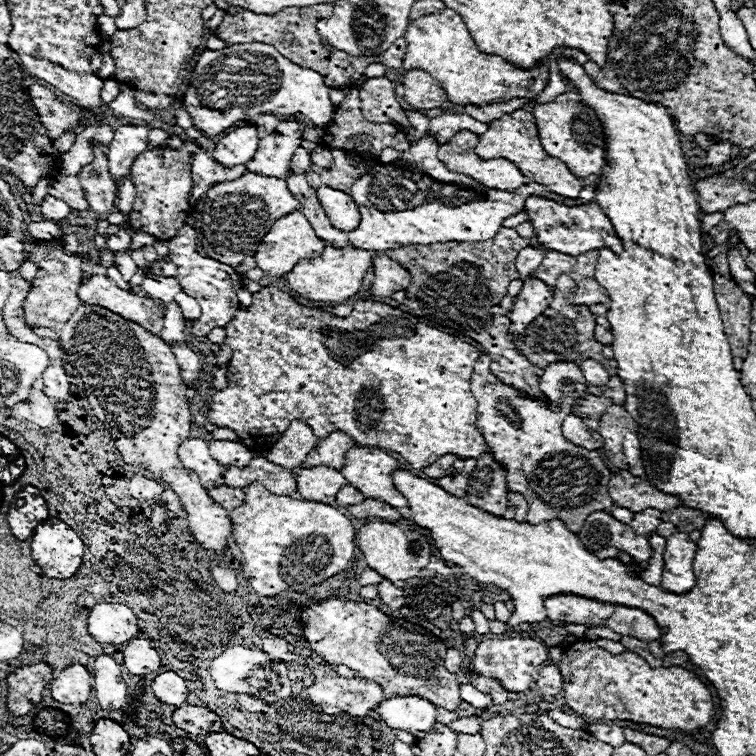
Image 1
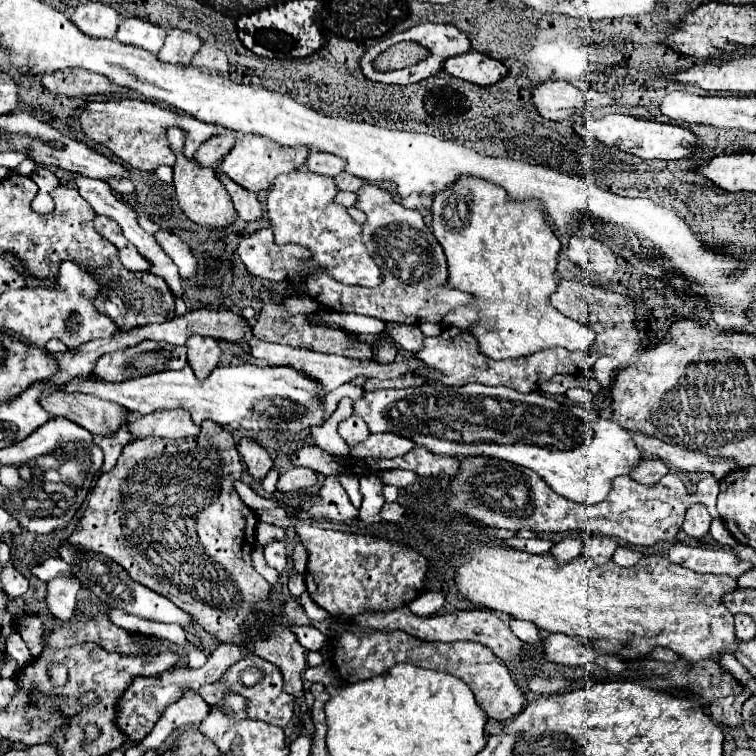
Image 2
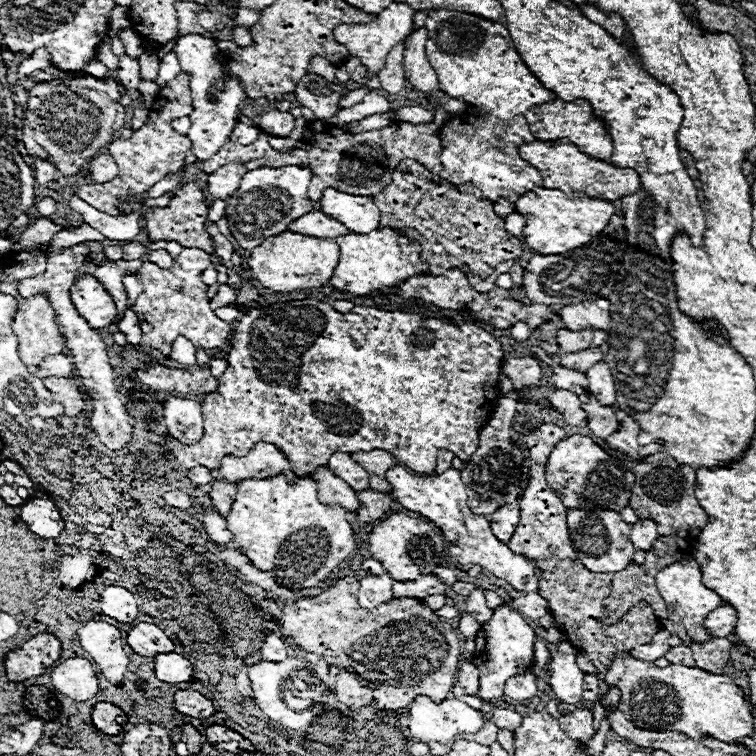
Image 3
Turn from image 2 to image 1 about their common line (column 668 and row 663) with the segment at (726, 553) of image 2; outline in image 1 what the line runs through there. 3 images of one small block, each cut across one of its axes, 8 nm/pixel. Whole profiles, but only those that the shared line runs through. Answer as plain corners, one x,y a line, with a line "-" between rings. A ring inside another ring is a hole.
550,662
546,664
538,674
536,674
536,686
538,690
544,694
544,696
554,696
554,694
560,694
562,692
562,674
560,674
560,668
558,668
558,662

